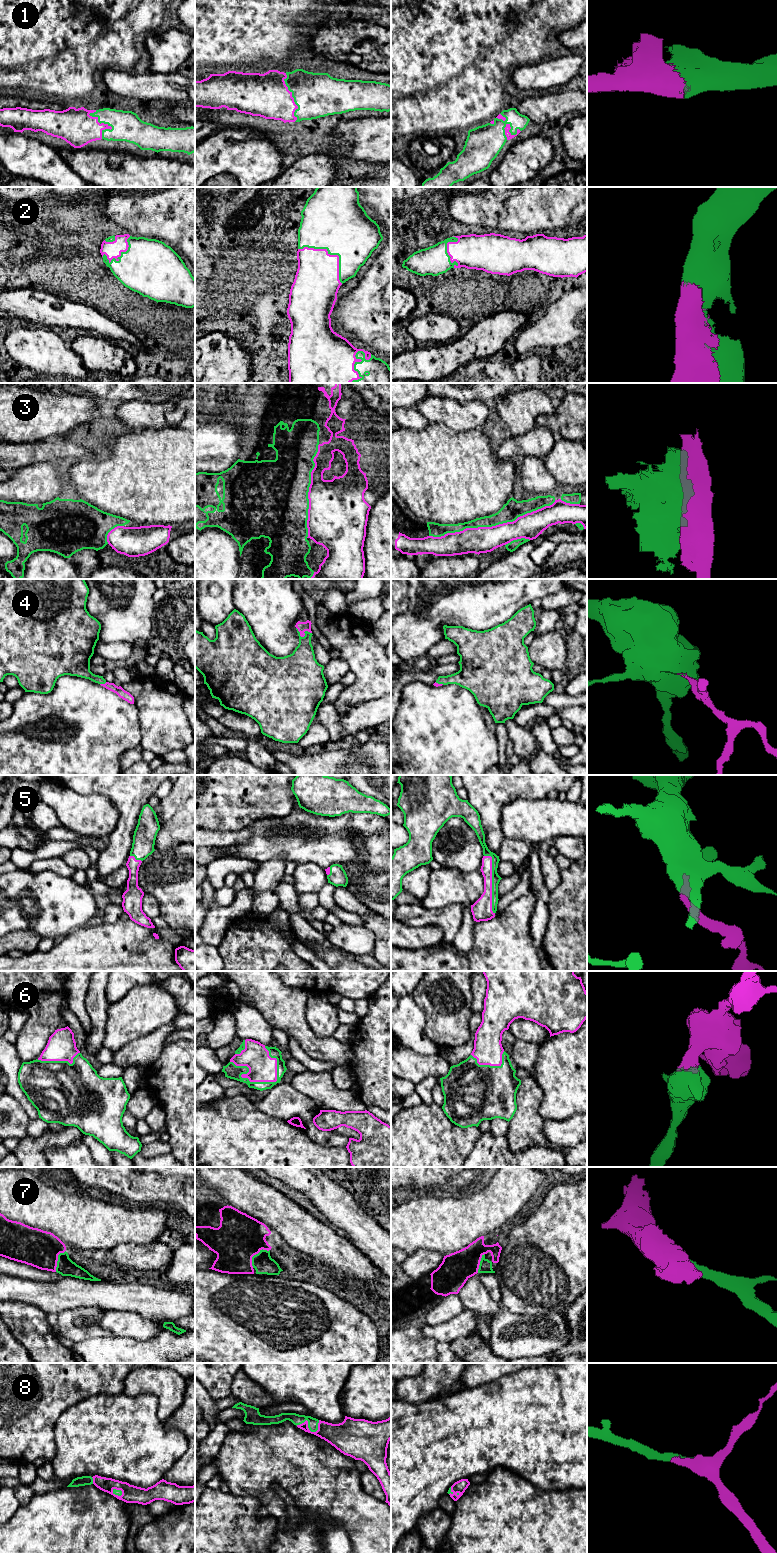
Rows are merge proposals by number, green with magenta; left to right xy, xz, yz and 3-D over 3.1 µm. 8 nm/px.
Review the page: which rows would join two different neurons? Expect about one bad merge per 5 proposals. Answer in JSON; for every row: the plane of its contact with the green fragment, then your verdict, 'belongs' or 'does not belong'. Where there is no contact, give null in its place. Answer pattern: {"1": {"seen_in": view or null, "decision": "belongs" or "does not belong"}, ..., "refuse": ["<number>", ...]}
{"1": {"seen_in": "xy", "decision": "belongs"}, "2": {"seen_in": "xz", "decision": "belongs"}, "3": {"seen_in": "yz", "decision": "does not belong"}, "4": {"seen_in": "xz", "decision": "belongs"}, "5": {"seen_in": "yz", "decision": "belongs"}, "6": {"seen_in": "xz", "decision": "belongs"}, "7": {"seen_in": "xz", "decision": "belongs"}, "8": {"seen_in": "xz", "decision": "belongs"}, "refuse": ["3"]}

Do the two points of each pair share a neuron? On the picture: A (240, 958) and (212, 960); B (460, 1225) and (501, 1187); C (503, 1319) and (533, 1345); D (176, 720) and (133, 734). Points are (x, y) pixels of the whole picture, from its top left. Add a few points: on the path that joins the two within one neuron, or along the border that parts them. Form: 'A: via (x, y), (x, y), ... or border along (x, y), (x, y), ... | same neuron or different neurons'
A: border along (217, 947), (223, 960) | different neurons
B: via (470, 1216), (491, 1197) | same neuron
C: via (497, 1333), (496, 1338), (500, 1342), (519, 1344) | same neuron
D: border along (137, 708), (141, 734), (140, 744) | different neurons

